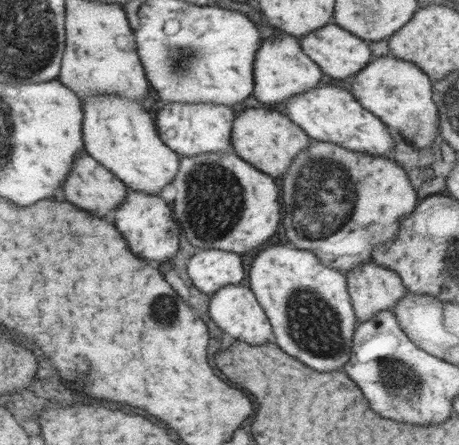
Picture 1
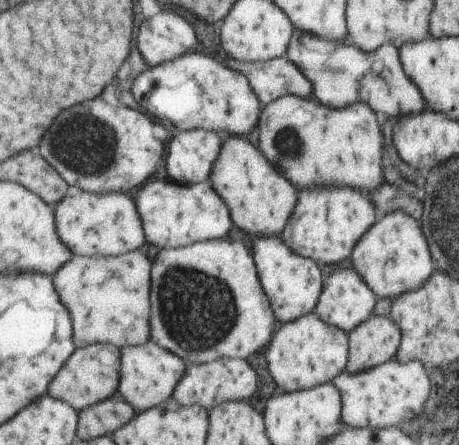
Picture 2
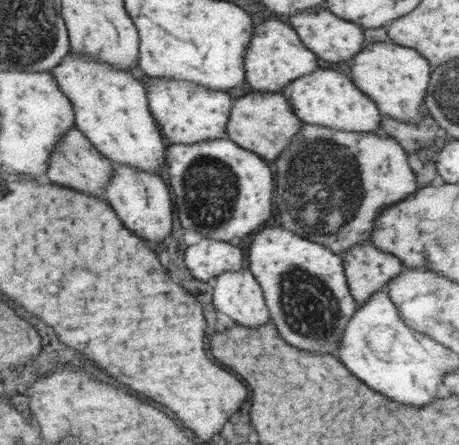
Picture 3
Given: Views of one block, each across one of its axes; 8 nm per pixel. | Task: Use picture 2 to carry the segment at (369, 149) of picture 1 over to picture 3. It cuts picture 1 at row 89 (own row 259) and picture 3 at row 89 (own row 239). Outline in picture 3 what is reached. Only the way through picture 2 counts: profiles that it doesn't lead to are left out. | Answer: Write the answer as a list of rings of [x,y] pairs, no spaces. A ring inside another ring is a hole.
[[[317,66],[317,70],[311,72],[309,76],[301,76],[299,80],[285,84],[281,88],[281,94],[289,100],[289,104],[295,110],[295,116],[301,122],[351,130],[351,132],[371,132],[371,130],[379,132],[379,122],[381,122],[379,106],[375,106],[375,102],[367,94],[363,94],[359,86],[351,82],[341,70],[329,70]]]

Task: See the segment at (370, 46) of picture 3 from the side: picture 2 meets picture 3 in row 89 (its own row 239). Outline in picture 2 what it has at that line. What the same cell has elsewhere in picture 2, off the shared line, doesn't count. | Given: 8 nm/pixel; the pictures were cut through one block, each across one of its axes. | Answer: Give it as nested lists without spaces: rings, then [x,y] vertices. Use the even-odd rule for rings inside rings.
[[[389,212],[359,238],[351,252],[351,266],[363,276],[367,286],[377,298],[399,298],[405,292],[419,290],[433,274],[433,258],[429,258],[431,246],[423,230],[419,230],[413,216],[405,212]]]

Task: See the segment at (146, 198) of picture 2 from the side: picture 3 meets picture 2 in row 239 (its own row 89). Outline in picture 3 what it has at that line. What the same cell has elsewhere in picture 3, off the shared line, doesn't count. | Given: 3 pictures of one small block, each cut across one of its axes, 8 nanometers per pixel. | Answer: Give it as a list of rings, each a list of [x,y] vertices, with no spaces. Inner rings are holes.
[[[145,78],[151,114],[163,128],[171,144],[193,144],[211,138],[223,138],[231,112],[231,96],[197,82],[179,82],[171,78]]]

